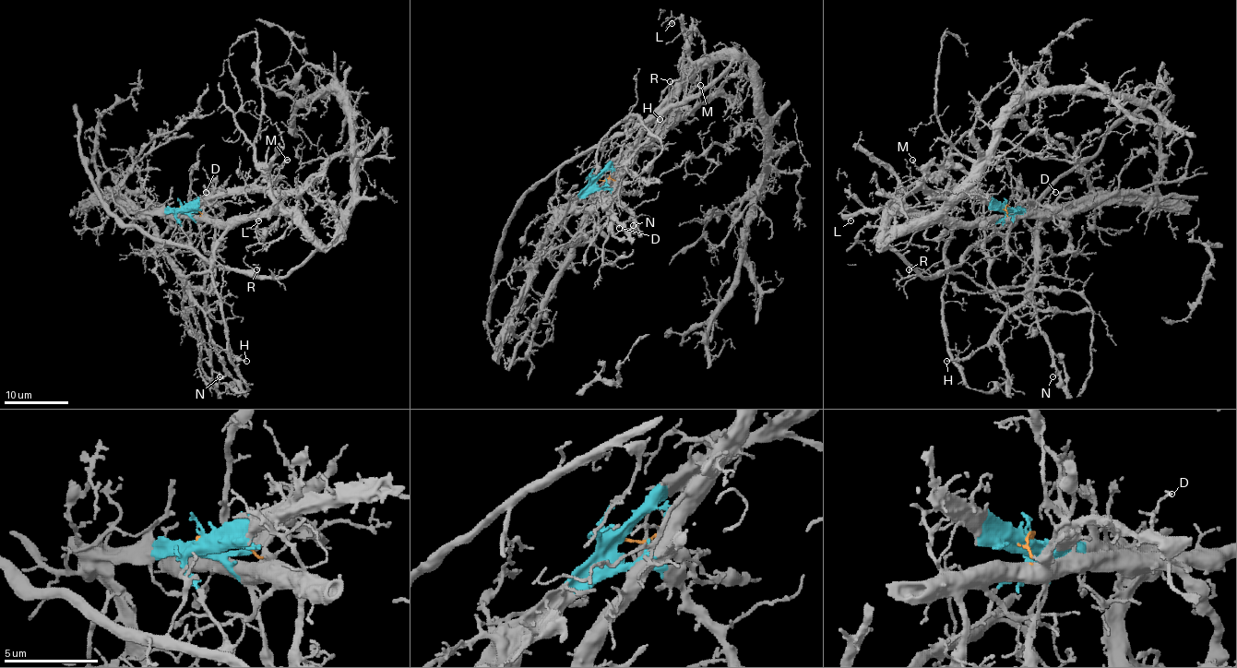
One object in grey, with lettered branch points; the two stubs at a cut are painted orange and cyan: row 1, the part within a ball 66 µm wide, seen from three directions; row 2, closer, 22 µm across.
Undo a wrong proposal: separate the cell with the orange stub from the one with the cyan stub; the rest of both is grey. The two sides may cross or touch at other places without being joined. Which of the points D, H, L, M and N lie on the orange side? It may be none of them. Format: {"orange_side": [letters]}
{"orange_side": ["L", "M"]}

